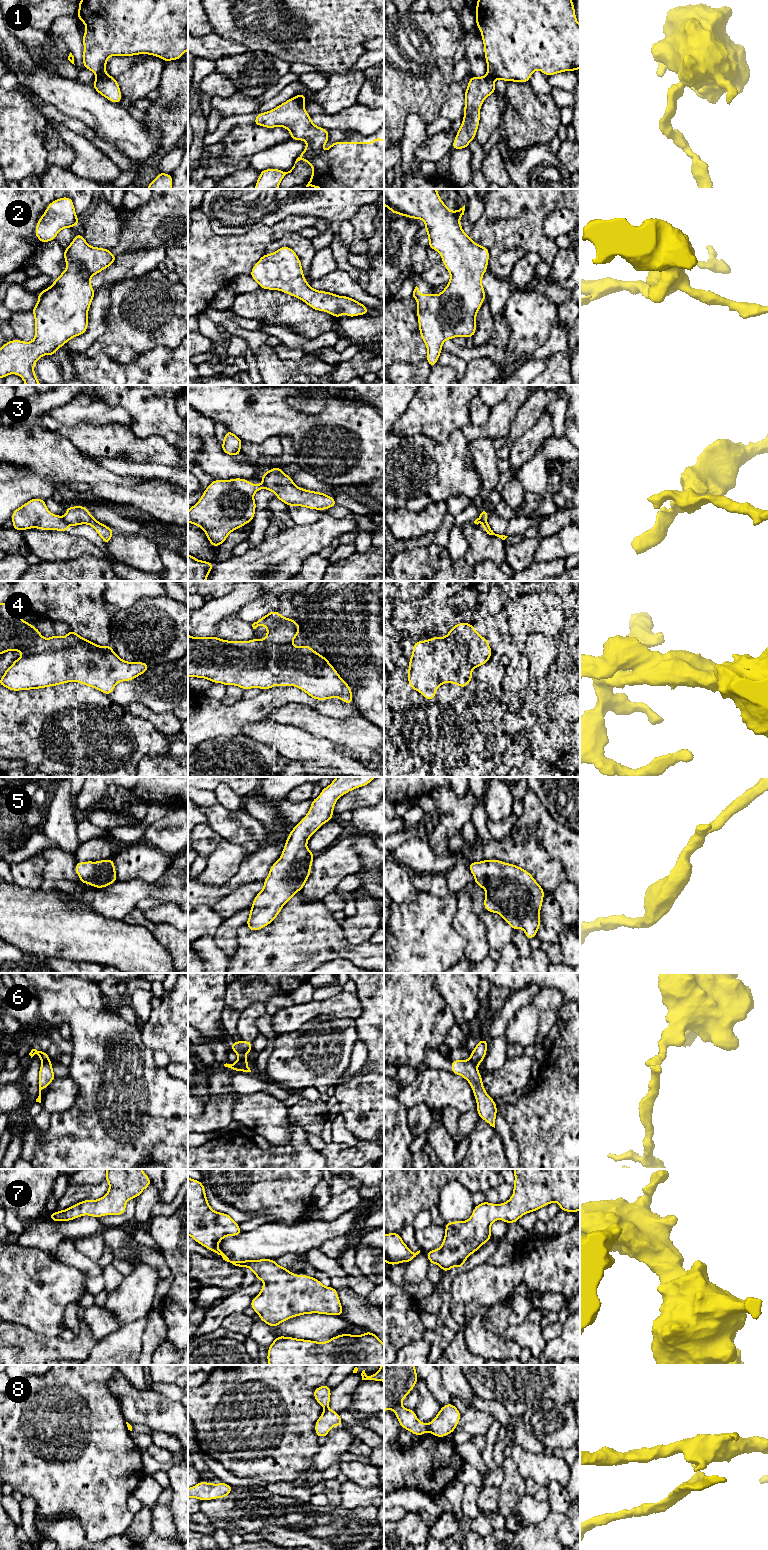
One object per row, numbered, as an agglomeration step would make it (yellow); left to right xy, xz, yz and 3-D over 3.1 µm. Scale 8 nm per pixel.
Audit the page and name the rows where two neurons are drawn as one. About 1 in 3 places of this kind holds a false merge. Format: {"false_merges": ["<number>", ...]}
{"false_merges": ["1", "3", "4", "6", "8"]}

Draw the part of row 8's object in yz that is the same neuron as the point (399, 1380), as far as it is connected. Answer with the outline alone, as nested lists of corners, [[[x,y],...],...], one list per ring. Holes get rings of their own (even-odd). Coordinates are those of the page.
[[[384,1365],[384,1411],[393,1410],[401,1427],[420,1437],[426,1432],[426,1424],[417,1419],[415,1411],[401,1405],[417,1381],[415,1365]]]

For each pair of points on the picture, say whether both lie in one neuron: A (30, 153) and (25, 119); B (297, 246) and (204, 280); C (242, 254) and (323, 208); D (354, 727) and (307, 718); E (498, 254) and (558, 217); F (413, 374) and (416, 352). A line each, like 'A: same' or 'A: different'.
A: same
B: different
C: different
D: same
E: different
F: different

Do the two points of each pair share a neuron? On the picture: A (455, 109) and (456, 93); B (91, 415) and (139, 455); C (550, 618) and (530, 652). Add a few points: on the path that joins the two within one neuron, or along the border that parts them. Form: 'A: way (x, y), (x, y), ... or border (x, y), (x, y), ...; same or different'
A: way (455, 105), (455, 97); same
B: border (79, 421), (97, 424), (126, 424); different
C: border (551, 640), (542, 635), (530, 633), (522, 650); different

